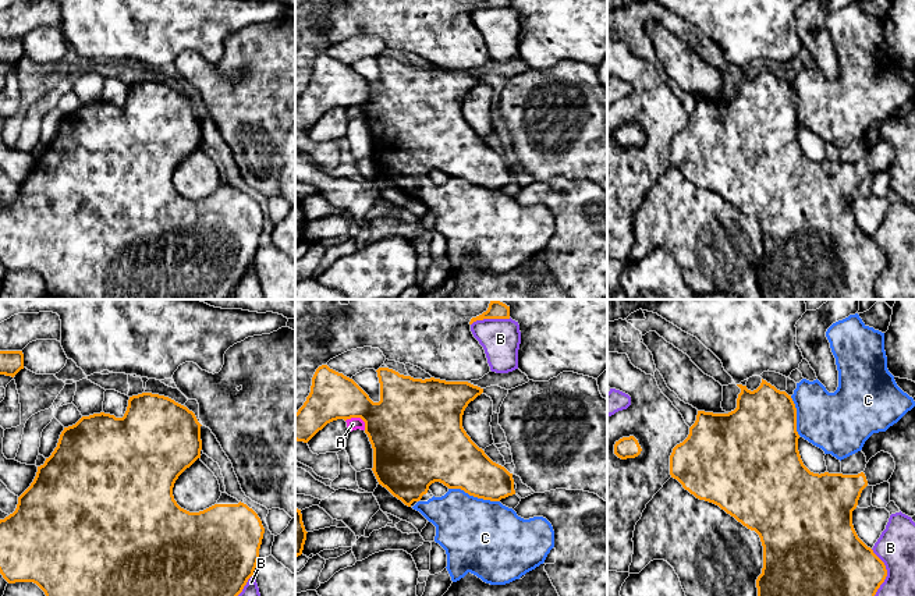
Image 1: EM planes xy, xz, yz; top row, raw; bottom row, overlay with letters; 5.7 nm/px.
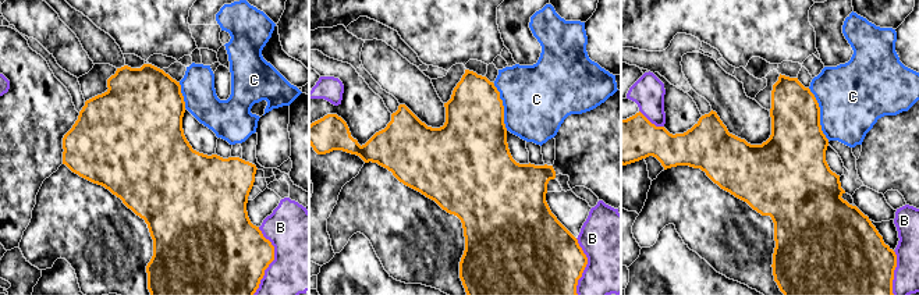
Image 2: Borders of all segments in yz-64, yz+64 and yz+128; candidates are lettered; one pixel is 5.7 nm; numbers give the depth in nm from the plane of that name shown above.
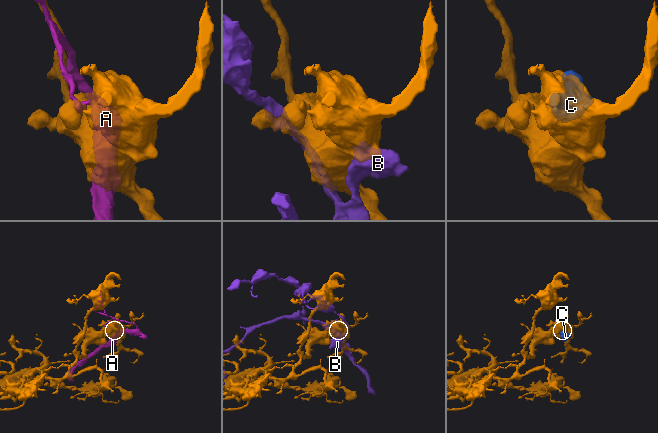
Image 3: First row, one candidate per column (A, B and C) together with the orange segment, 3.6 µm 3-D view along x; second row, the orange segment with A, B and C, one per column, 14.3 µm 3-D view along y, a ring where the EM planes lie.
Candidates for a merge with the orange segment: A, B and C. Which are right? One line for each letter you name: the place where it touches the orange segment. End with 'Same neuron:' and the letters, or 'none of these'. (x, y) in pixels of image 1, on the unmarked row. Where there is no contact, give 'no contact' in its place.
C: xz (474, 184)
Same neuron: C

